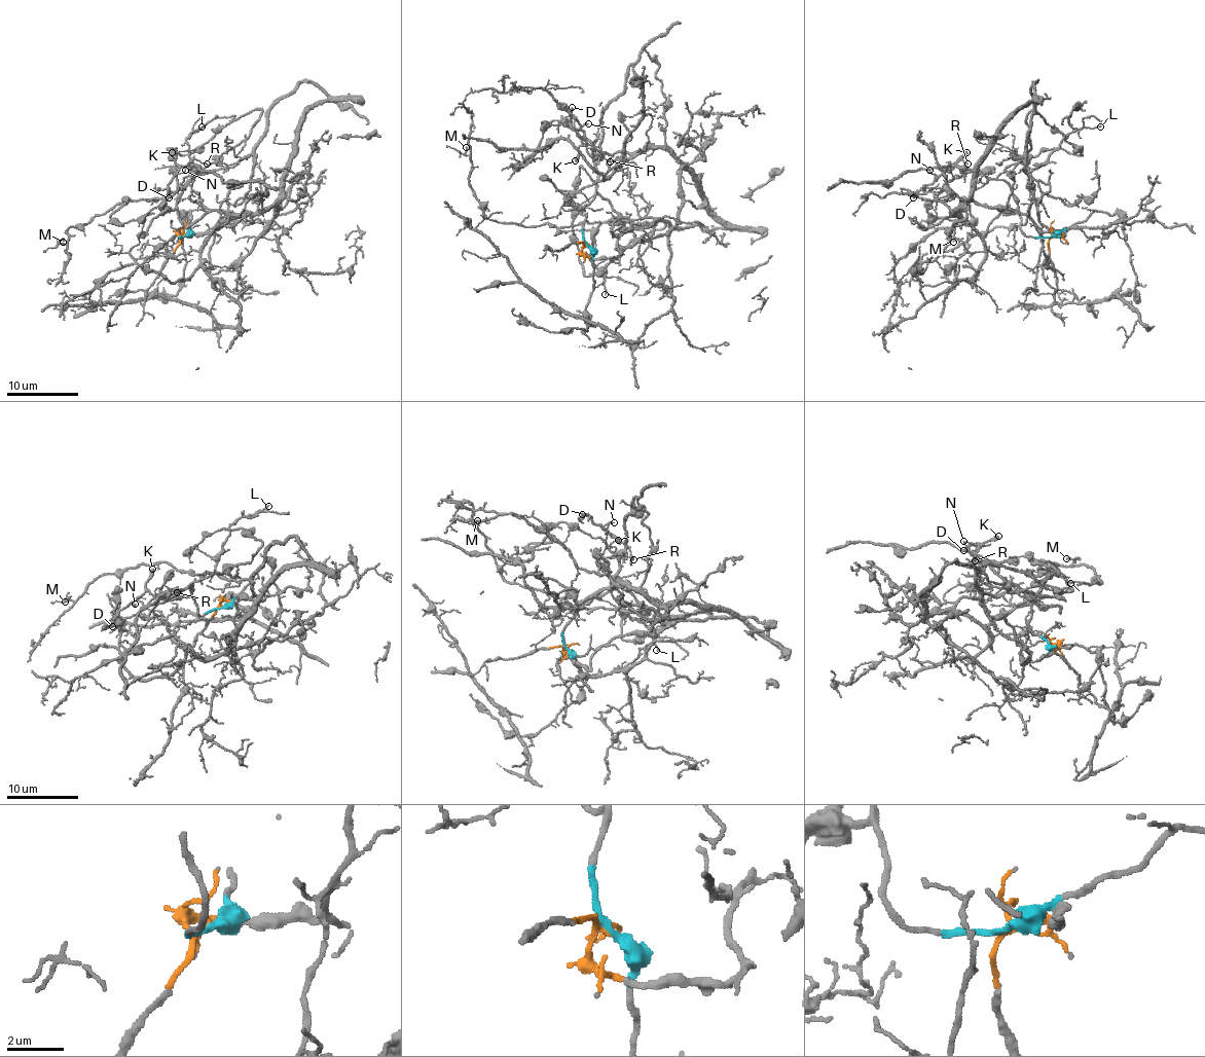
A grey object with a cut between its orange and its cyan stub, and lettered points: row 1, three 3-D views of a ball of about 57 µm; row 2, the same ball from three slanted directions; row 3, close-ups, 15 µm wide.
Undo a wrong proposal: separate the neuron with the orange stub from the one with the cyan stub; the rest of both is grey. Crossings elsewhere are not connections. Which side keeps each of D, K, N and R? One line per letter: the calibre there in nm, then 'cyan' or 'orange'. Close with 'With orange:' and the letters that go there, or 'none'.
D: 180 nm | cyan
K: 400 nm | cyan
N: 120 nm | cyan
R: 100 nm | cyan
With orange: none

